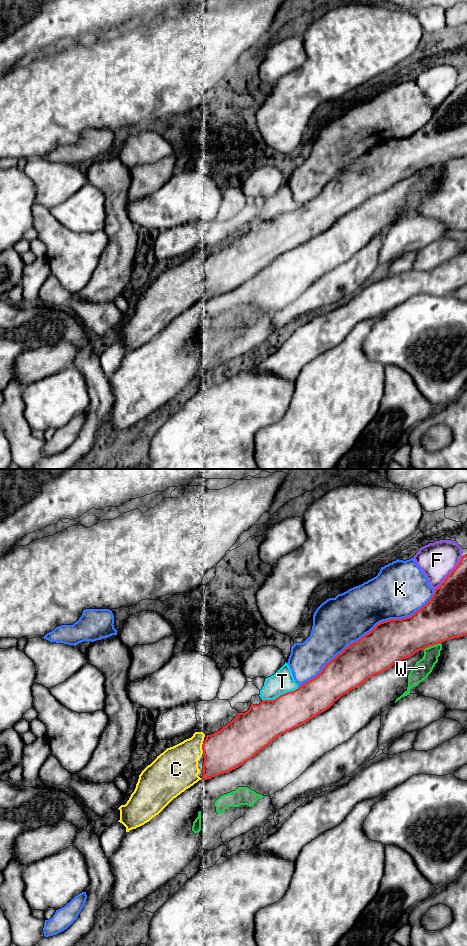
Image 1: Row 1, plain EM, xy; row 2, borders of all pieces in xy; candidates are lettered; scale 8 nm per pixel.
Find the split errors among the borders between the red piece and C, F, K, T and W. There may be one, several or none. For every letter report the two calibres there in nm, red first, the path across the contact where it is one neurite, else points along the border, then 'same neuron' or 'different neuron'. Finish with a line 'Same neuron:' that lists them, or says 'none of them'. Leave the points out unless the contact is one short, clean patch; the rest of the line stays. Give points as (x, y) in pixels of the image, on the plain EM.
C: calibres 340 and 320 nm; same neuron
F: calibres 300 and 300 nm; different neuron
K: calibres 340 and 400 nm; different neuron
T: calibres 300 and 180 nm; different neuron
W: calibres 360 and 140 nm; different neuron
Same neuron: C

